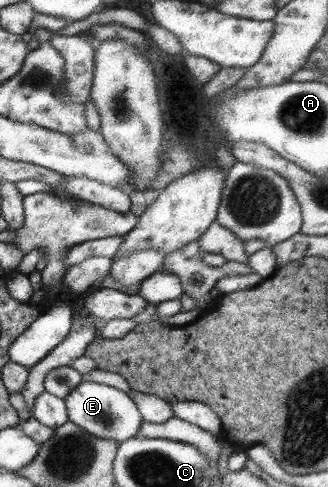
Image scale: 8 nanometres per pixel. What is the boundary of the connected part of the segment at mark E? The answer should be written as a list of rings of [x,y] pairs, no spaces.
[[[82,381],[64,399],[67,420],[95,438],[114,440],[121,444],[138,436],[141,416],[127,394],[105,384]]]

